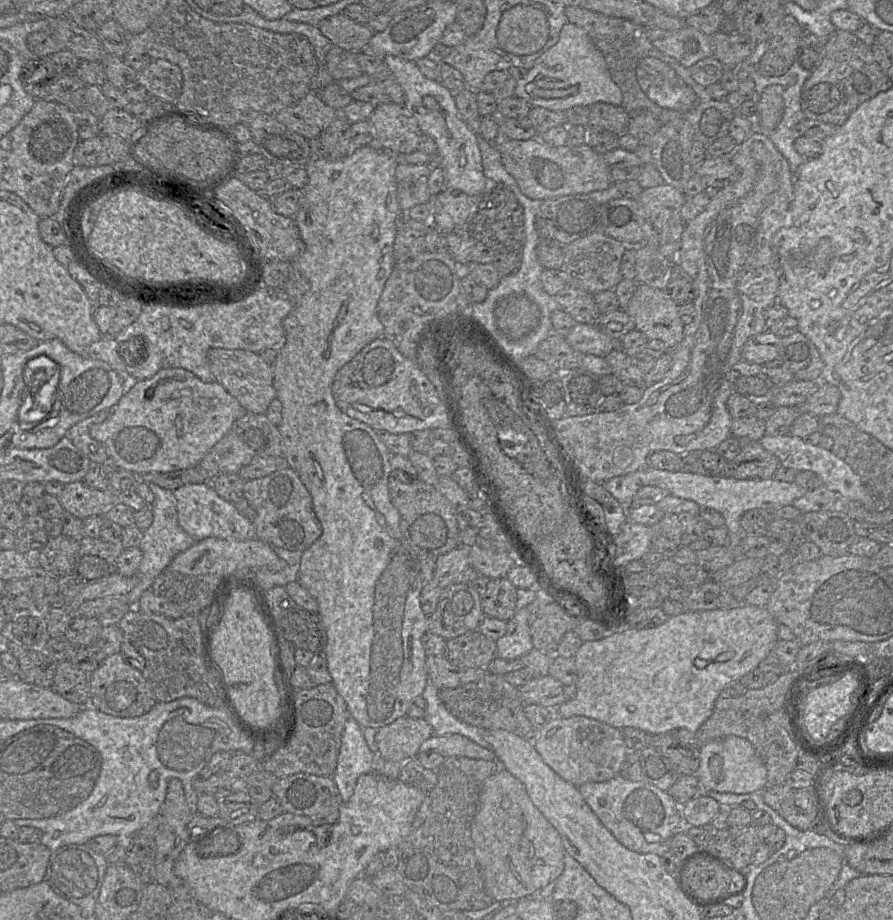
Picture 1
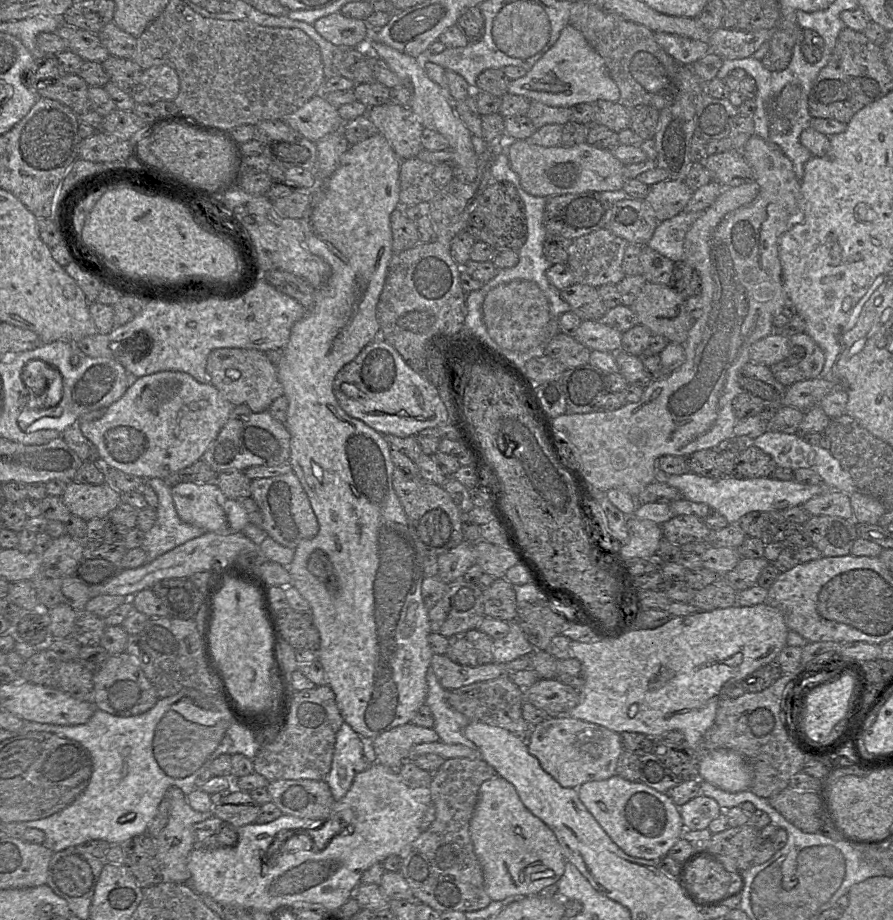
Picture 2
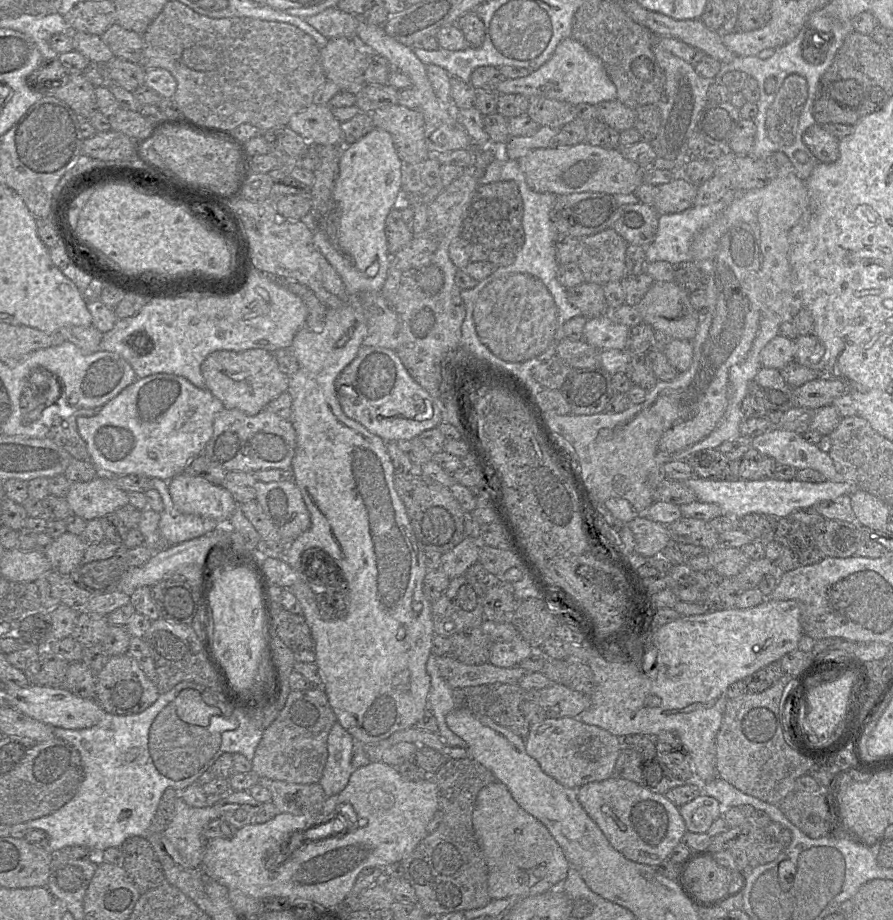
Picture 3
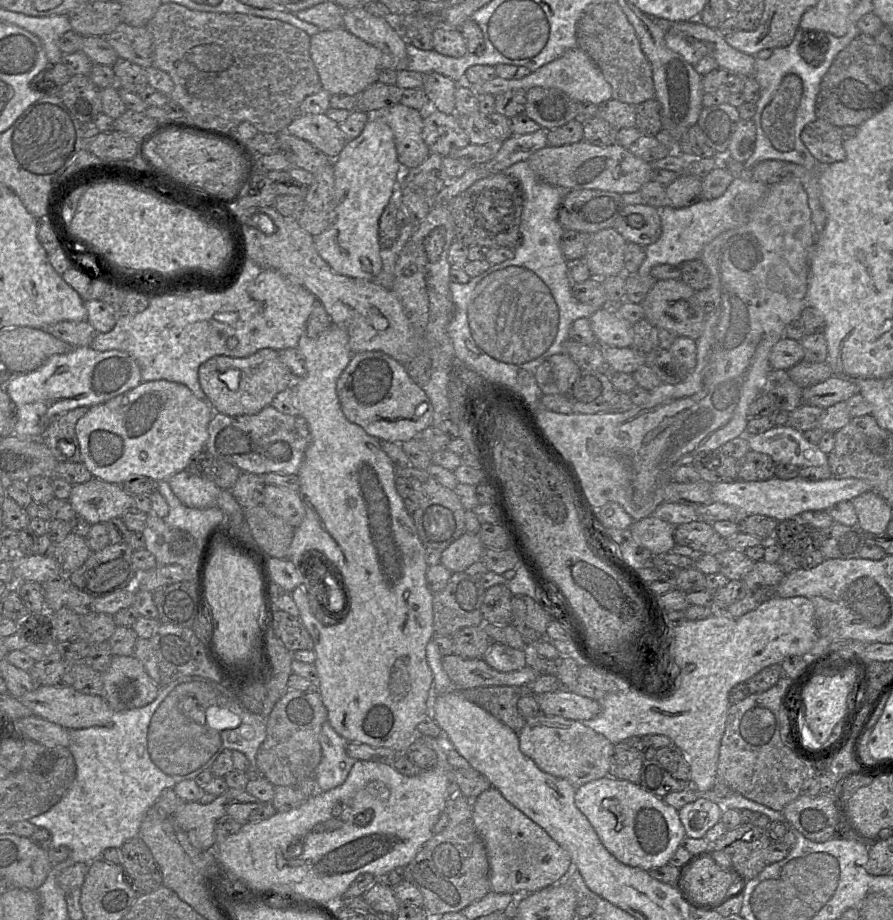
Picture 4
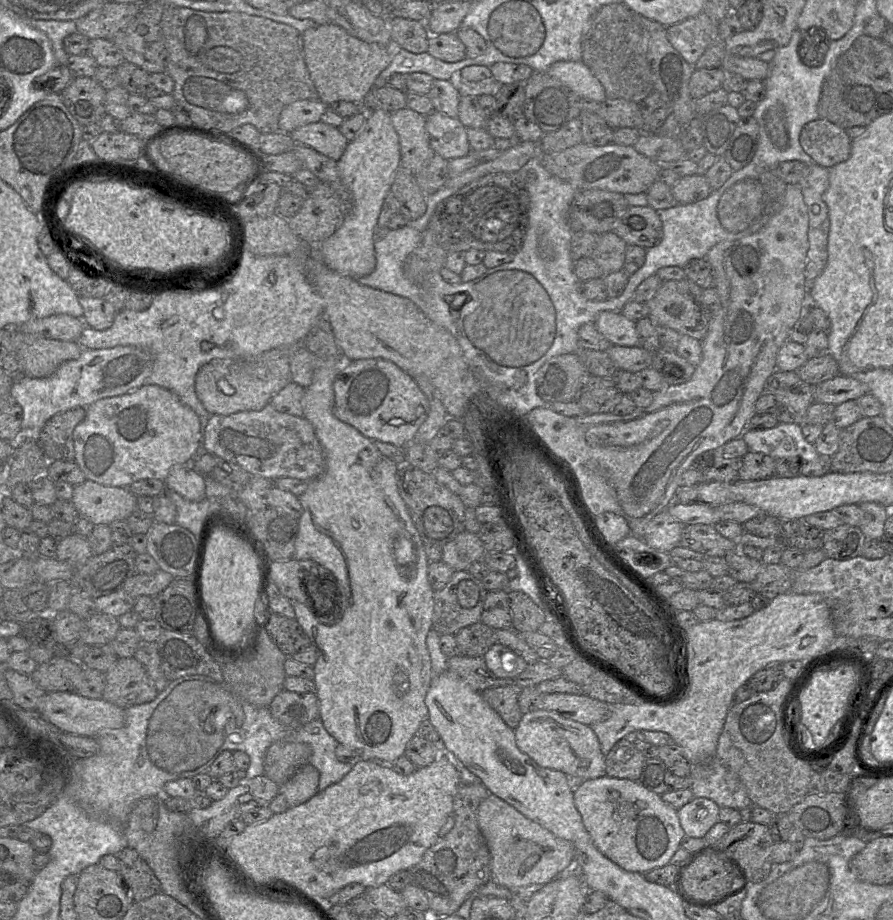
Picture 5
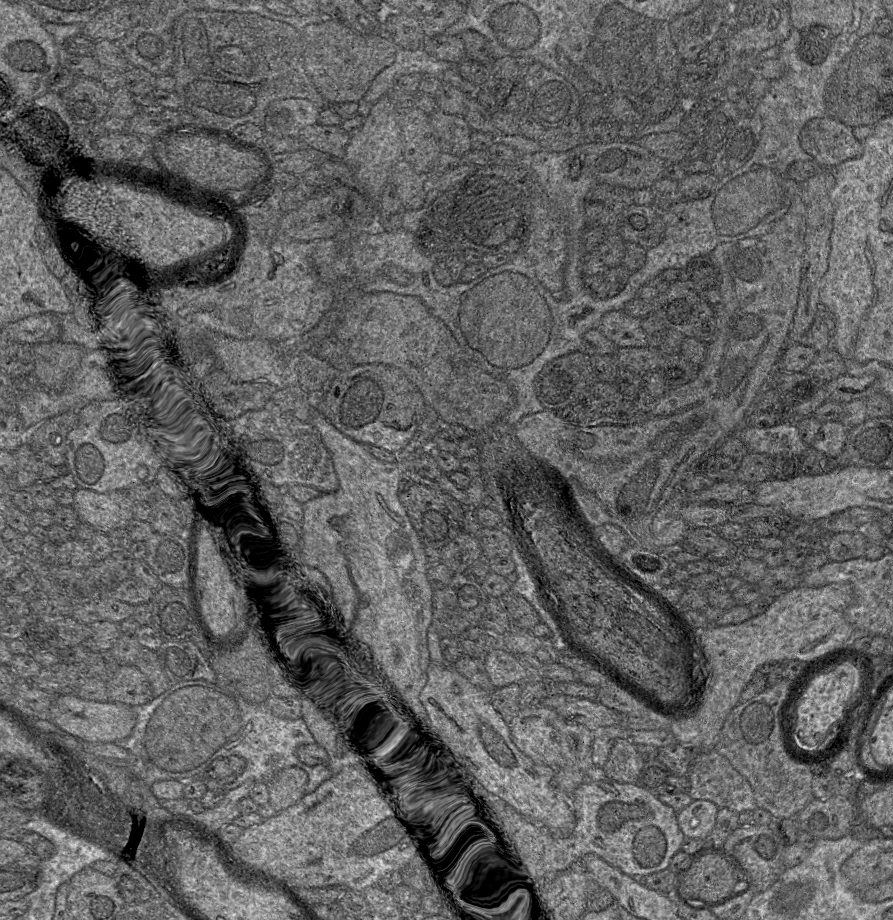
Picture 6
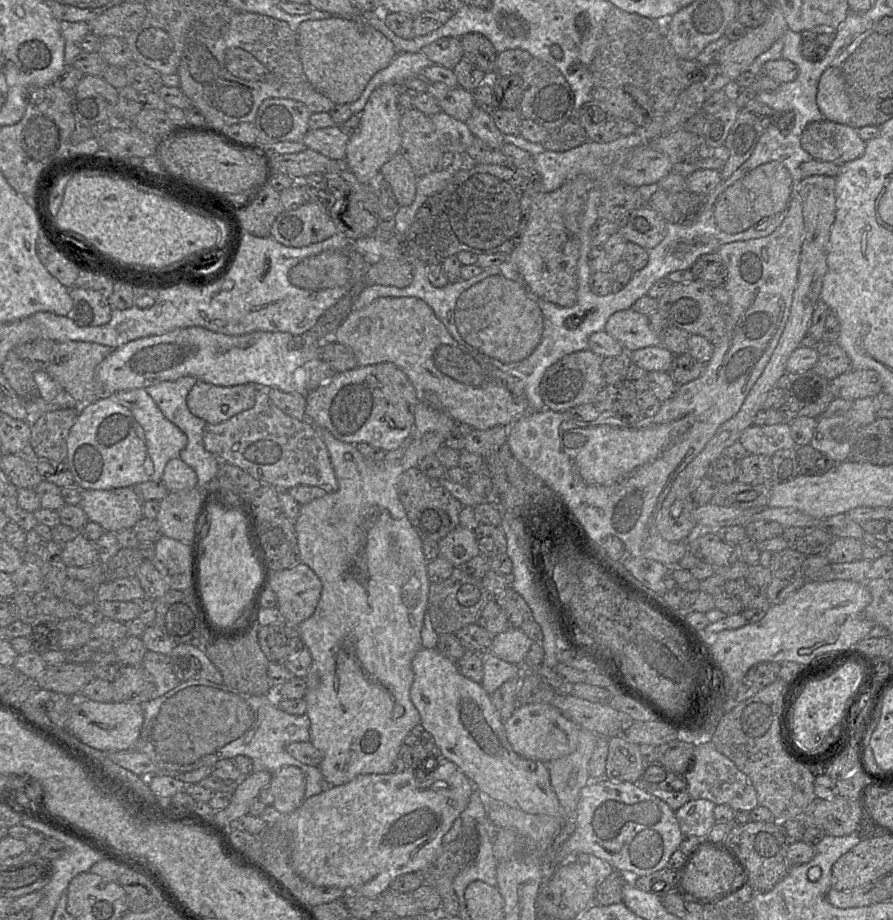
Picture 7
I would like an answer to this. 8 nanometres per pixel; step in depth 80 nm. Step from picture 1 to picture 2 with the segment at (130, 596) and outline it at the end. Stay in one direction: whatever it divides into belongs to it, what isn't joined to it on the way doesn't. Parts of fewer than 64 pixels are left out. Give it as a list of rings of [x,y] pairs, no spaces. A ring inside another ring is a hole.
[[[151,478],[146,481],[158,496],[157,519],[152,528],[145,532],[142,545],[147,561],[209,532],[188,524],[179,517],[173,502],[171,485],[166,480]]]

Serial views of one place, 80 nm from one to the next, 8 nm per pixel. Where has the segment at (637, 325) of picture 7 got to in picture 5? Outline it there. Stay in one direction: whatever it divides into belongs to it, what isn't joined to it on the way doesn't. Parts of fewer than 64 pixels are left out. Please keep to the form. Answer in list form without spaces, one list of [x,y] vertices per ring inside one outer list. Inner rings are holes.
[[[602,311],[595,319],[597,330],[612,344],[638,346],[636,322],[626,318],[621,311]]]

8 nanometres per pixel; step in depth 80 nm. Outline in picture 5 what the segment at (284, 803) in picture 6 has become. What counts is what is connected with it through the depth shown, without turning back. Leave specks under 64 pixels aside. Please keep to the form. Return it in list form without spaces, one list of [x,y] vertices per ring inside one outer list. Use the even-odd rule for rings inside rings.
[[[310,764],[299,769],[289,780],[279,787],[289,807],[305,803],[318,791],[319,772]]]

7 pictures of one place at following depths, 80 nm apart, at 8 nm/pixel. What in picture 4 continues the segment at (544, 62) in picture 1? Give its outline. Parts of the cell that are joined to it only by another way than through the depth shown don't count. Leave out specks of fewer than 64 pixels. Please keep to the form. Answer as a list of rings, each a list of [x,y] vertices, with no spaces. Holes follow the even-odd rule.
[[[574,47],[567,50],[557,59],[541,66],[537,70],[531,71],[528,75],[519,79],[505,79],[499,76],[485,81],[470,85],[478,94],[491,94],[493,96],[513,89],[529,90],[533,87],[557,88],[565,92],[569,97],[576,101],[588,101],[600,104],[612,99],[612,89],[605,79],[602,71],[590,56],[581,48]]]

